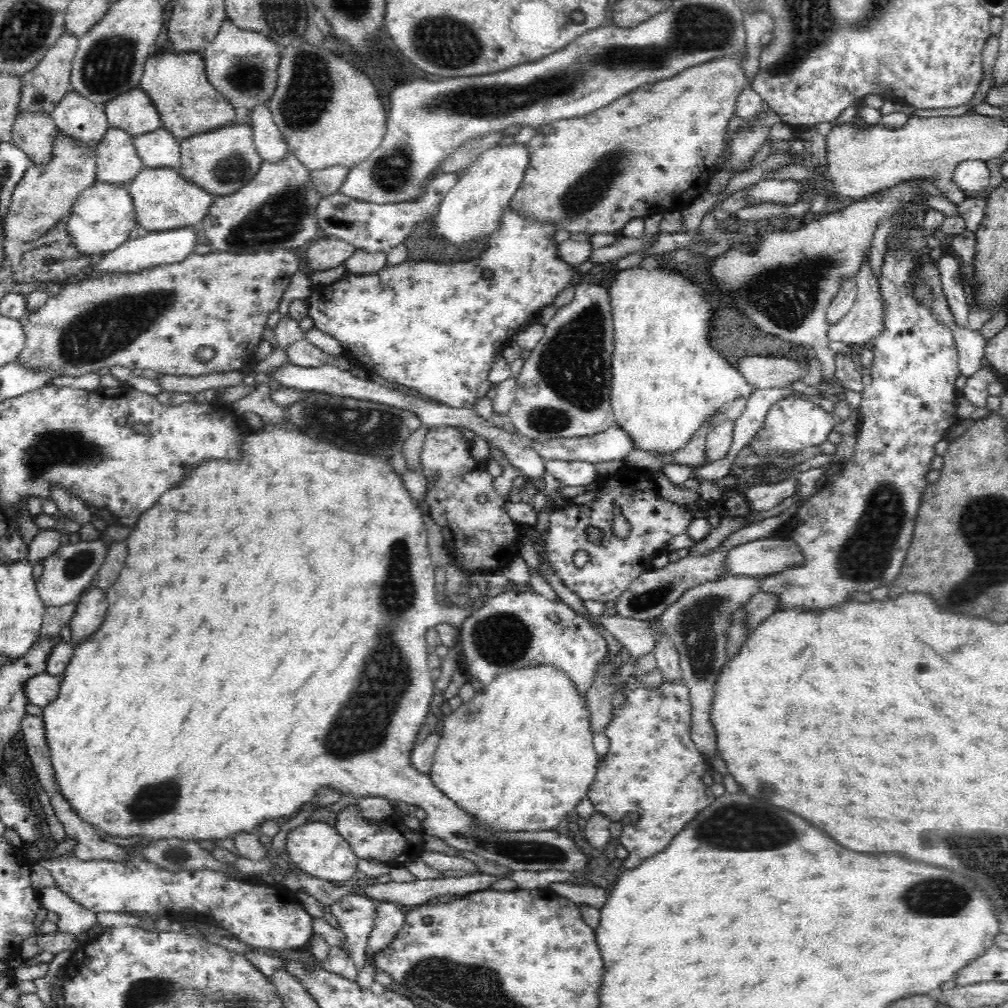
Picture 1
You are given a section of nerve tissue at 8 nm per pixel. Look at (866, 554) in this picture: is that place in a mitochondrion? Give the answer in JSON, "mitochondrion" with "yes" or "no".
{"mitochondrion":"yes"}

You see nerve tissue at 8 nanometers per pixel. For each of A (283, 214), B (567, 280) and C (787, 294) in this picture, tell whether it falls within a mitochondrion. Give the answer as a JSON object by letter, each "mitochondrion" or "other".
{"A":"mitochondrion","B":"other","C":"mitochondrion"}

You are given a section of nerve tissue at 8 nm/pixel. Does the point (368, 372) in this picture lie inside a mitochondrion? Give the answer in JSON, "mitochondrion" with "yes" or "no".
{"mitochondrion":"no"}

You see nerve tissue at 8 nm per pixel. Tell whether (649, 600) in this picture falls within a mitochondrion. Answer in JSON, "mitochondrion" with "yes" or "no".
{"mitochondrion":"yes"}

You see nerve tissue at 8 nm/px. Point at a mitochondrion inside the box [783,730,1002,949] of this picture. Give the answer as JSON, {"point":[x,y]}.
{"point":[934,896]}

